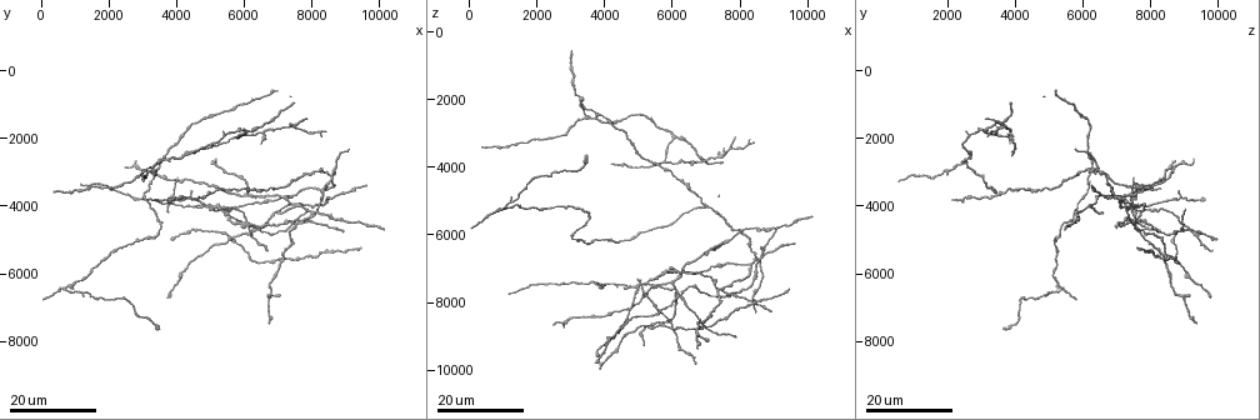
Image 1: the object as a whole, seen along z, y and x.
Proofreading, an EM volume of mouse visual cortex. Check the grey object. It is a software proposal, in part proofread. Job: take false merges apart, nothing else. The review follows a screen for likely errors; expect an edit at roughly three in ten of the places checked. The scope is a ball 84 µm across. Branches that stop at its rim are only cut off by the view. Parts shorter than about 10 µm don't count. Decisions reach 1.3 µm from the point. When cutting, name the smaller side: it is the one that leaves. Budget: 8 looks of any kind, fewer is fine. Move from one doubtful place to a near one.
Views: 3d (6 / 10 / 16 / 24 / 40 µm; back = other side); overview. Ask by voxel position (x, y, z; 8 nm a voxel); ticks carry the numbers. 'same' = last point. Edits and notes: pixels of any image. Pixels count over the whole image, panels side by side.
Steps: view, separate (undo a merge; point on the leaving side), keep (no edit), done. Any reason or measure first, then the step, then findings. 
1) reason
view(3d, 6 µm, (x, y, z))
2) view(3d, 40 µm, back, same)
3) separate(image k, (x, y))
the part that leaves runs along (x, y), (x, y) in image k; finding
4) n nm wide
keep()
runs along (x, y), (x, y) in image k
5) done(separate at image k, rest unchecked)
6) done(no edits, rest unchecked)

two arms in line, one across
view(3d, 16 µm, (7400, 5600, 8500))

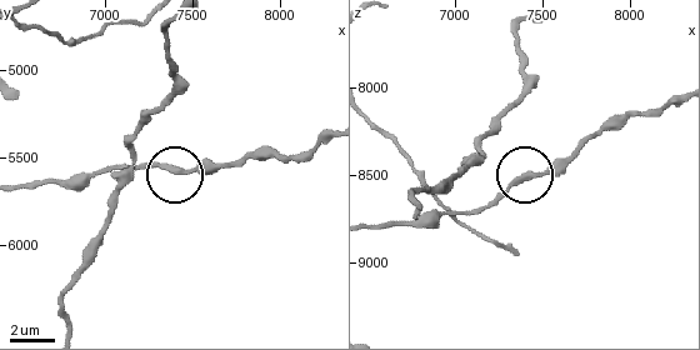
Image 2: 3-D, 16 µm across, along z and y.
zoom in
view(3d, 6 µm, (7360, 5560, 8540))

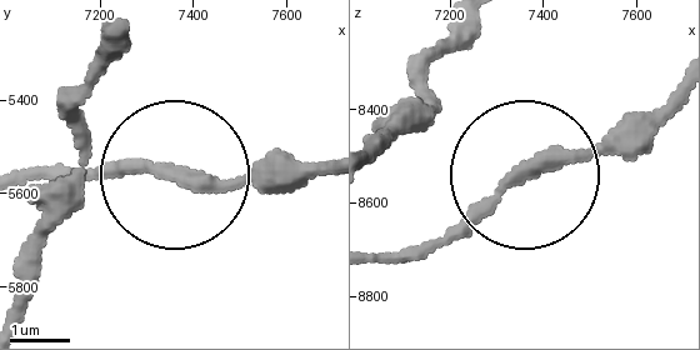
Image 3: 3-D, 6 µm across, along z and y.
view(3d, 6 µm, back, (7355, 5555, 8545))

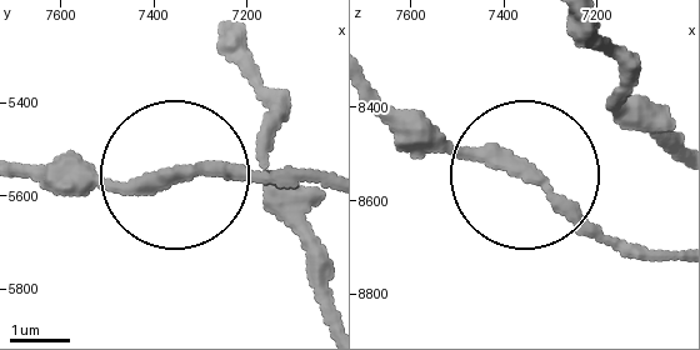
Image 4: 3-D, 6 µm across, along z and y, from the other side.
200 nm wide
keep()
all the same neuron

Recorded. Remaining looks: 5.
view(3d, 16 µm, (6700, 6700, 9000))

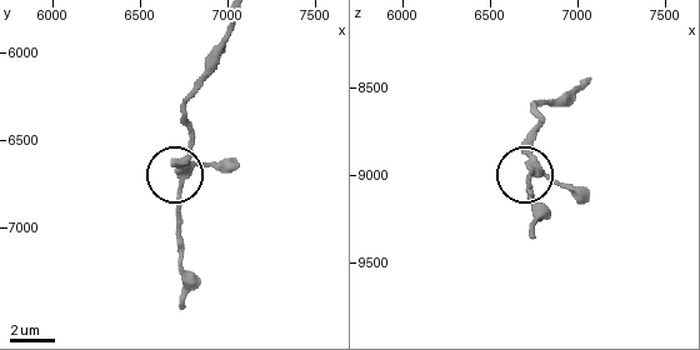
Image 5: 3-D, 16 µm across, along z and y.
view(3d, 10 µm, (6740, 6700, 8960))

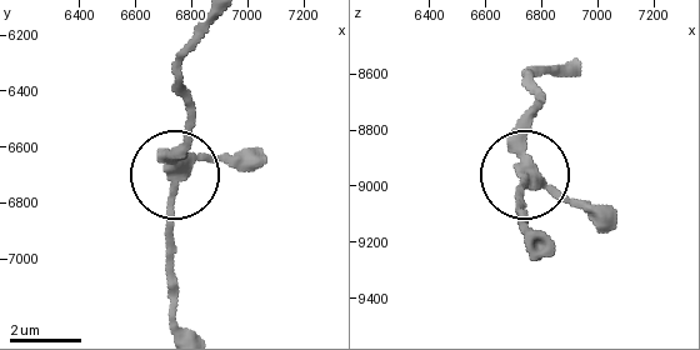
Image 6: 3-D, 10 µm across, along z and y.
keep()
runs along (213, 20), (183, 65), (174, 286) in image 6; one neuron here

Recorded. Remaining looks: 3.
three-way junction
view(3d, 16 µm, (7600, 4500, 7500))

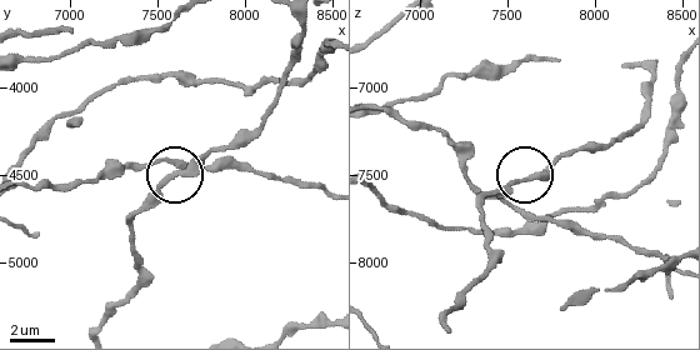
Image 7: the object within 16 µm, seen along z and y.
view(3d, 6 µm, (7520, 4540, 7540))

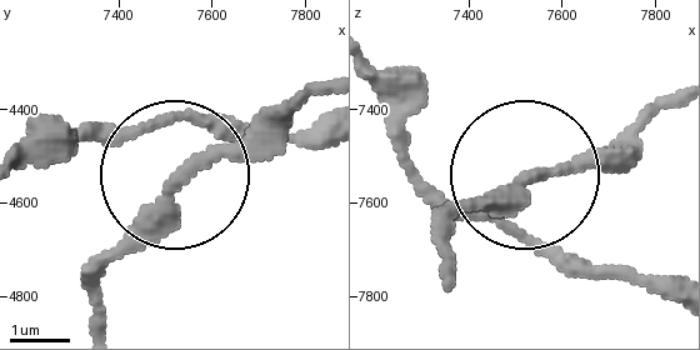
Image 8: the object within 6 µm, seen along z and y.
view(3d, 6 µm, back, (7525, 4545, 7555))

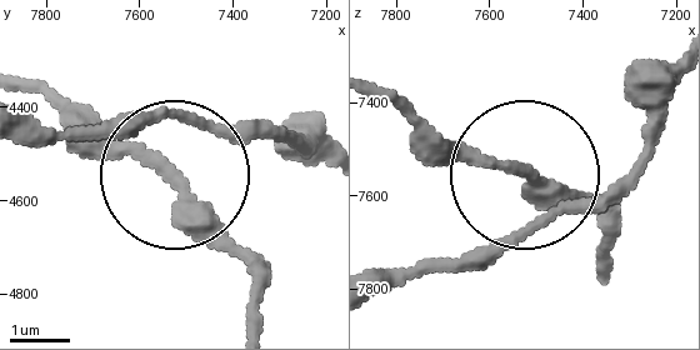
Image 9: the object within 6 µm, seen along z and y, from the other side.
3 arms
keep()
runs along (34, 83), (169, 171), (228, 133), (283, 133) in image 9; continuous, no second neuron

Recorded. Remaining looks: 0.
done(no edits, rest unchecked)

